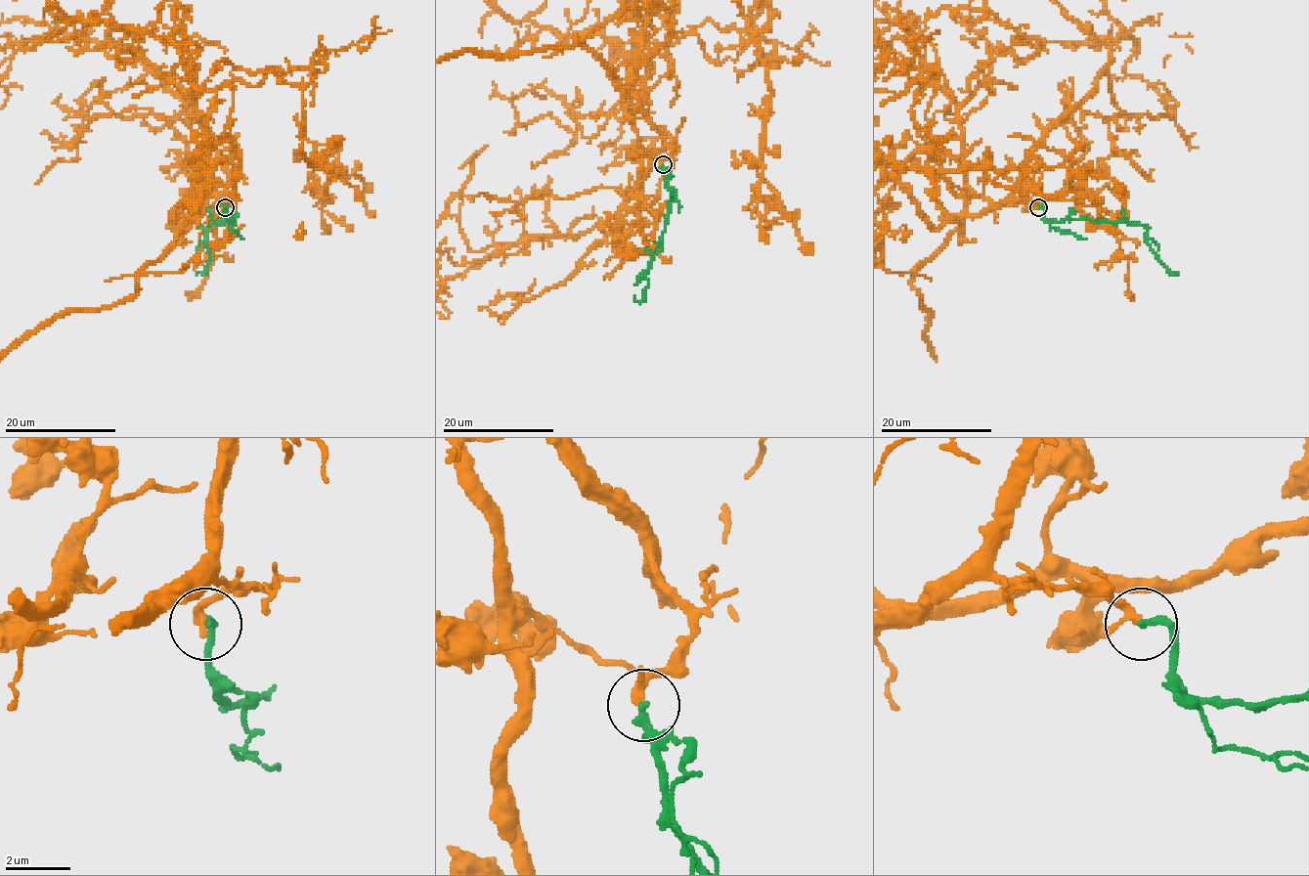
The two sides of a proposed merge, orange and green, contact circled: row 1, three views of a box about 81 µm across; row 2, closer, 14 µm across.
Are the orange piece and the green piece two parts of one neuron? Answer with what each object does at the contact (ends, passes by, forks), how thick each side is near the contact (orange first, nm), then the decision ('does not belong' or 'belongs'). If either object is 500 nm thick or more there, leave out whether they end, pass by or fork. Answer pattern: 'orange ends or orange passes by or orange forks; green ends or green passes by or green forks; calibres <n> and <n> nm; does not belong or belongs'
orange passes by; green ends; calibres 200 and 280 nm; belongs

